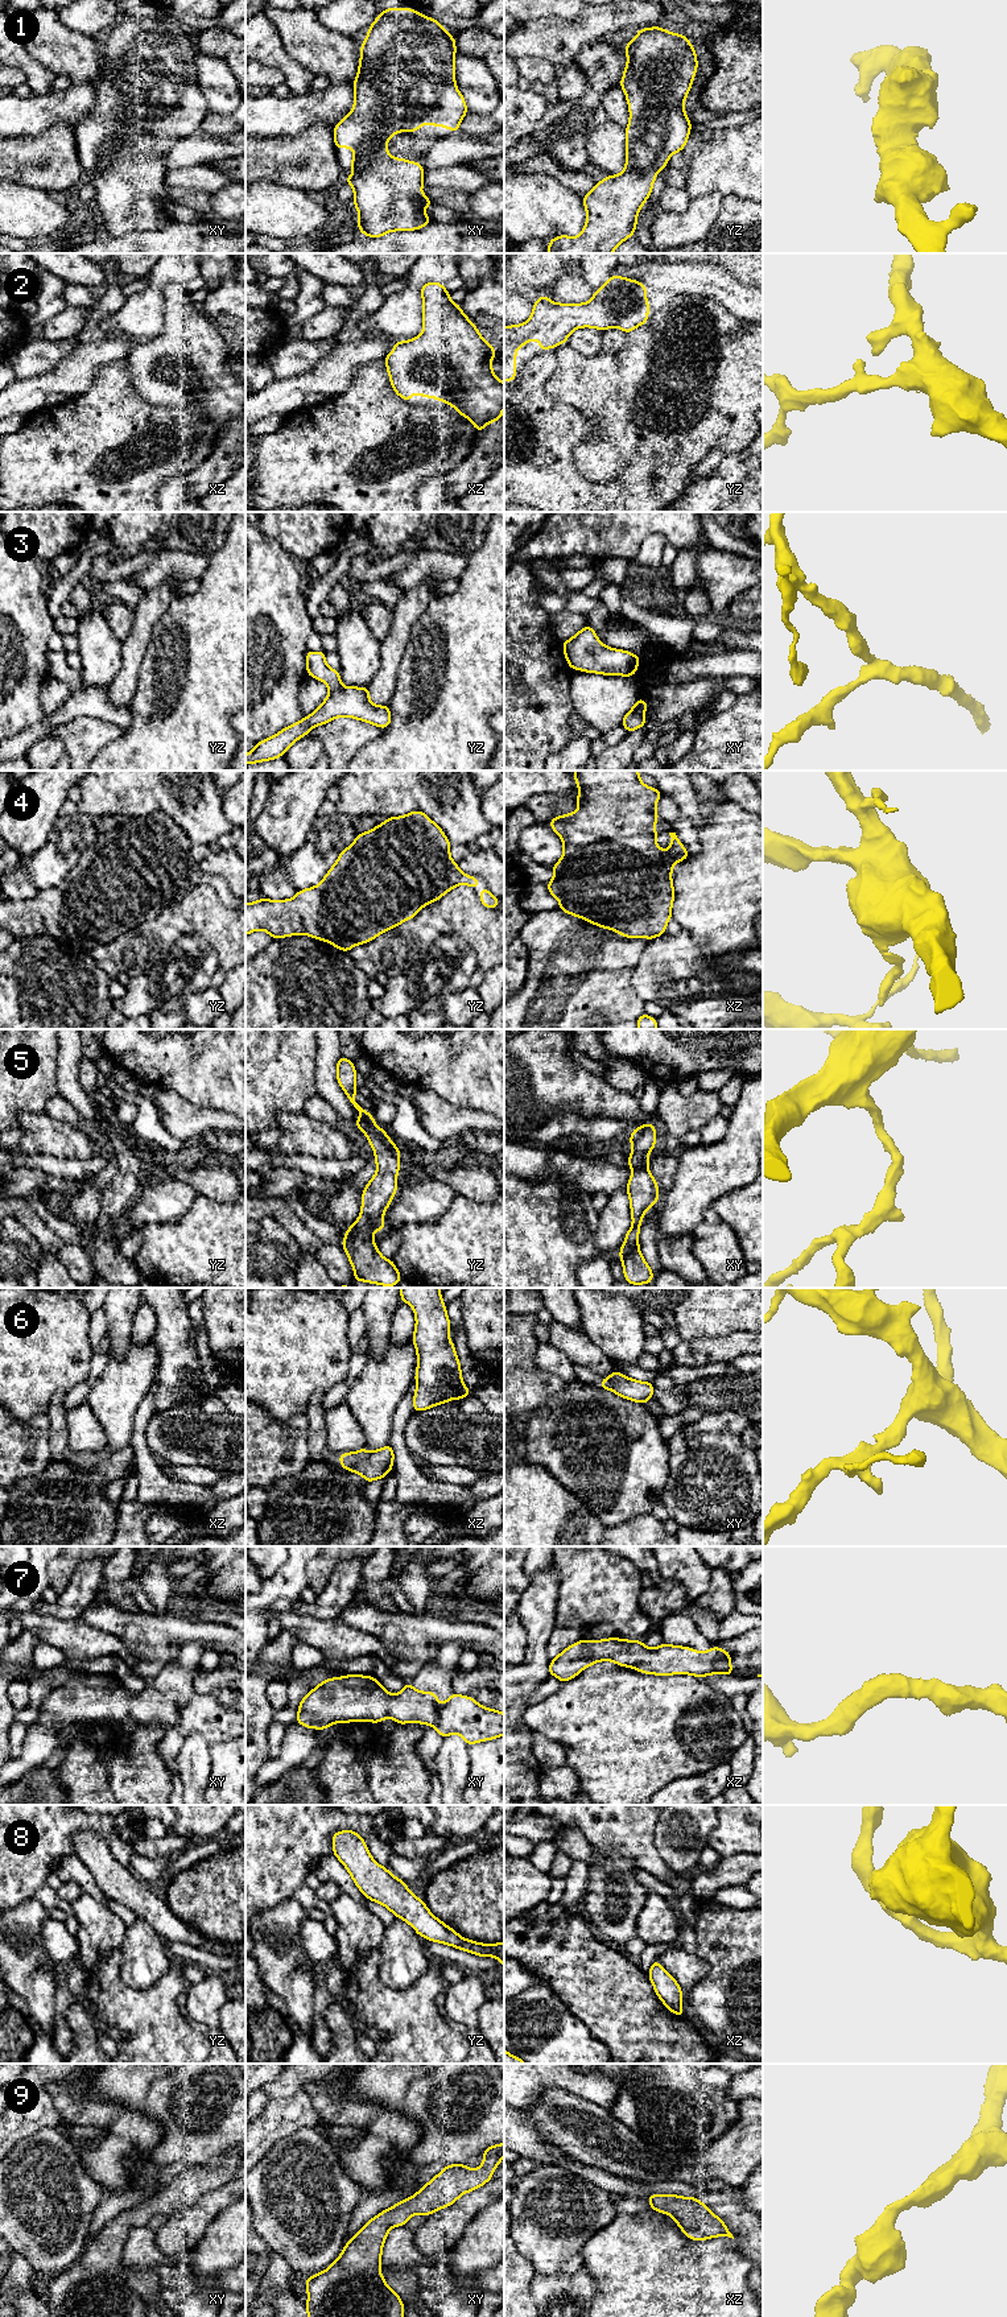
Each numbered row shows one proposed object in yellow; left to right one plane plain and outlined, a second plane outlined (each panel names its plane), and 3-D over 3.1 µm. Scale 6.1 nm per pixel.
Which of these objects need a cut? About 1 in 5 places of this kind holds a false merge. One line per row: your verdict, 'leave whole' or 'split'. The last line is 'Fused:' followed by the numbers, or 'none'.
1: leave whole
2: leave whole
3: leave whole
4: leave whole
5: leave whole
6: leave whole
7: leave whole
8: leave whole
9: leave whole
Fused: none

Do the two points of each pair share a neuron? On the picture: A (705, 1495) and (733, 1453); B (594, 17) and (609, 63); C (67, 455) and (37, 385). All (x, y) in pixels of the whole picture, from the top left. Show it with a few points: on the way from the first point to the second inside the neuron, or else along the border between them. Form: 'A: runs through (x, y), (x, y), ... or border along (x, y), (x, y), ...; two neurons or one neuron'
A: runs through (712, 1485), (714, 1482), (714, 1471), (722, 1463); one neuron
B: border along (599, 40), (586, 42), (574, 60); two neurons
C: border along (46, 405), (27, 417); two neurons

